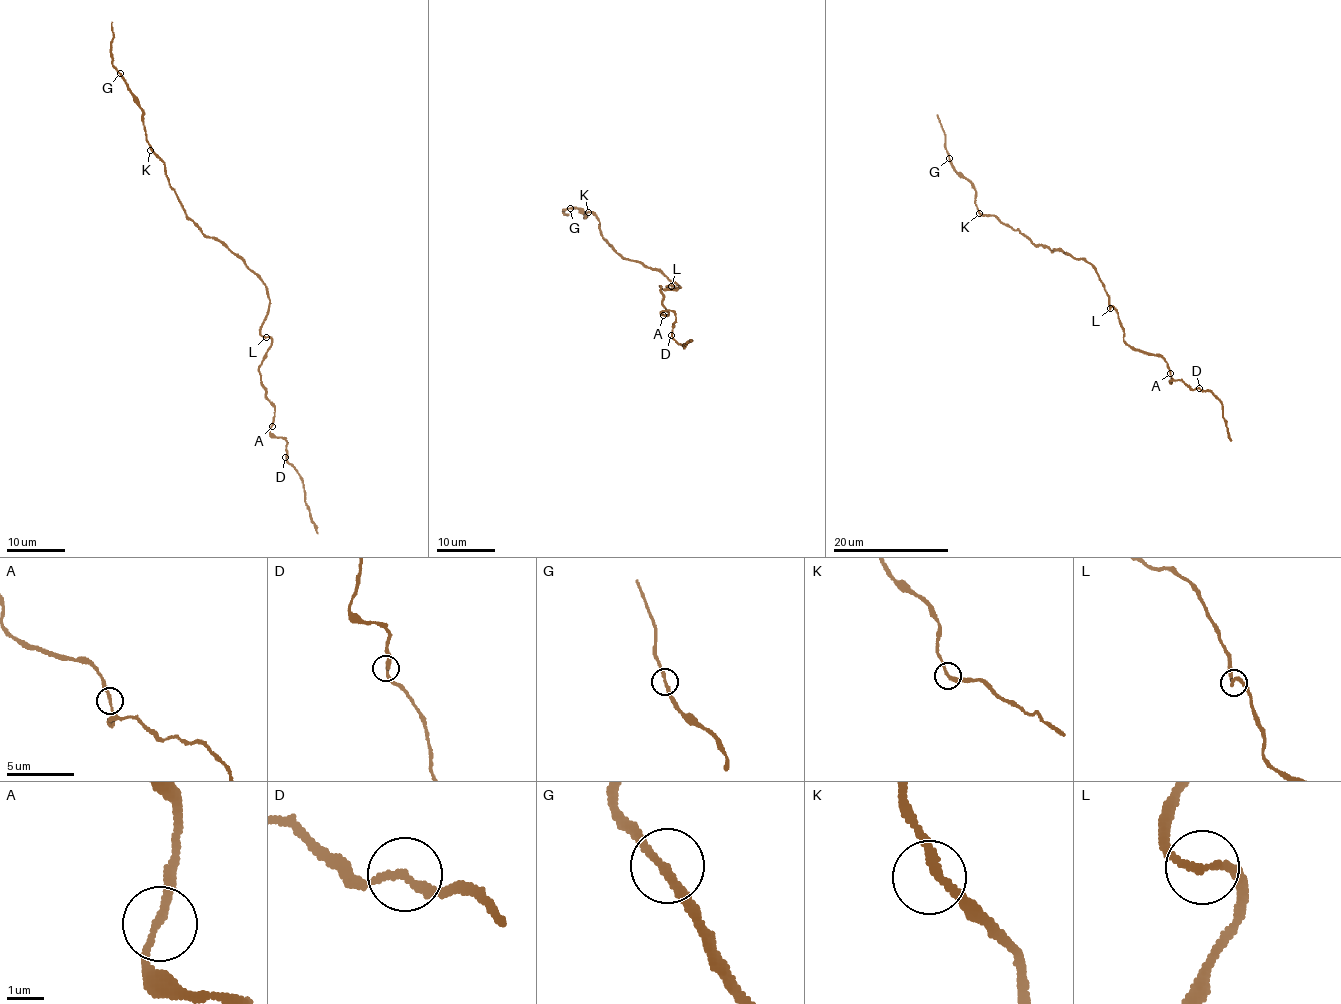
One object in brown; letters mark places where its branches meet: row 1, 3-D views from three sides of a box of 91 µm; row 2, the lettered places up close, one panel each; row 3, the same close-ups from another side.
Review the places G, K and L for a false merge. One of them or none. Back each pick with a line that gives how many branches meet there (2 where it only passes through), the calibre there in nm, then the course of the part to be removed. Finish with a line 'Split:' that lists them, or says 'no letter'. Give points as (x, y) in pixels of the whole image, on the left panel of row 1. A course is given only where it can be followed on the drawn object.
Split: no letter

